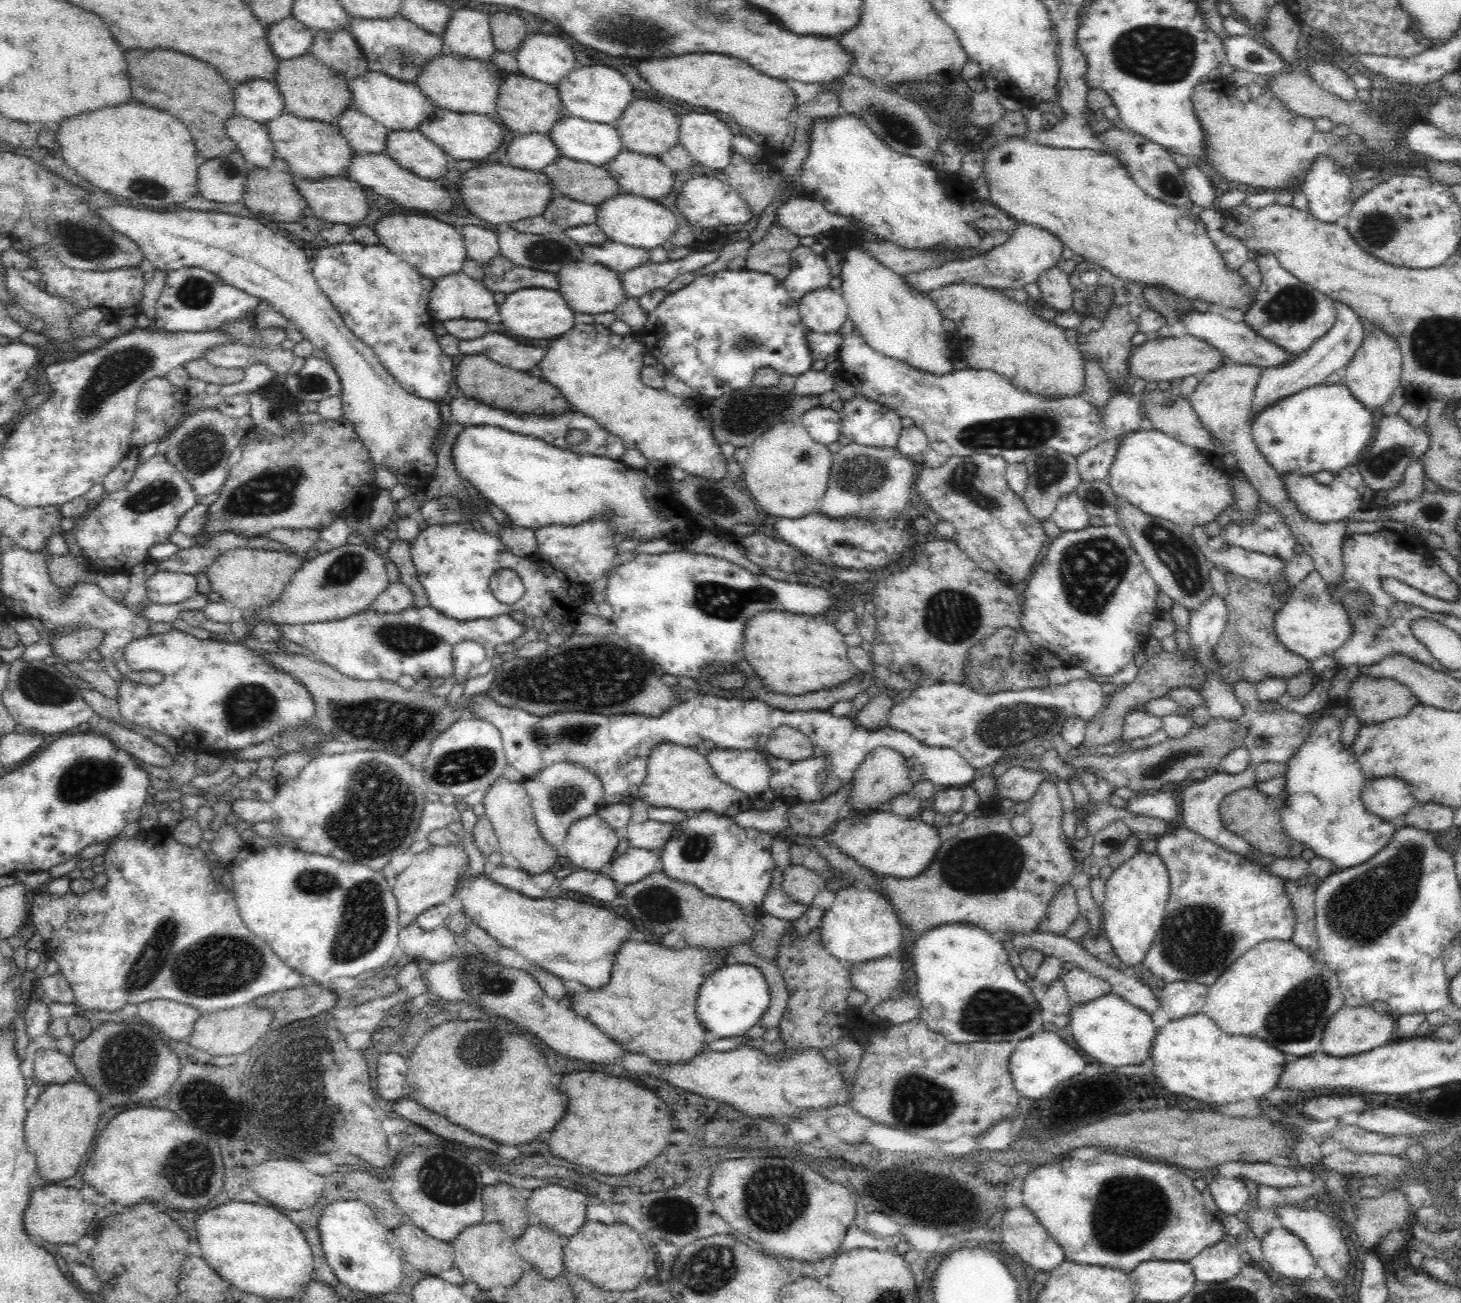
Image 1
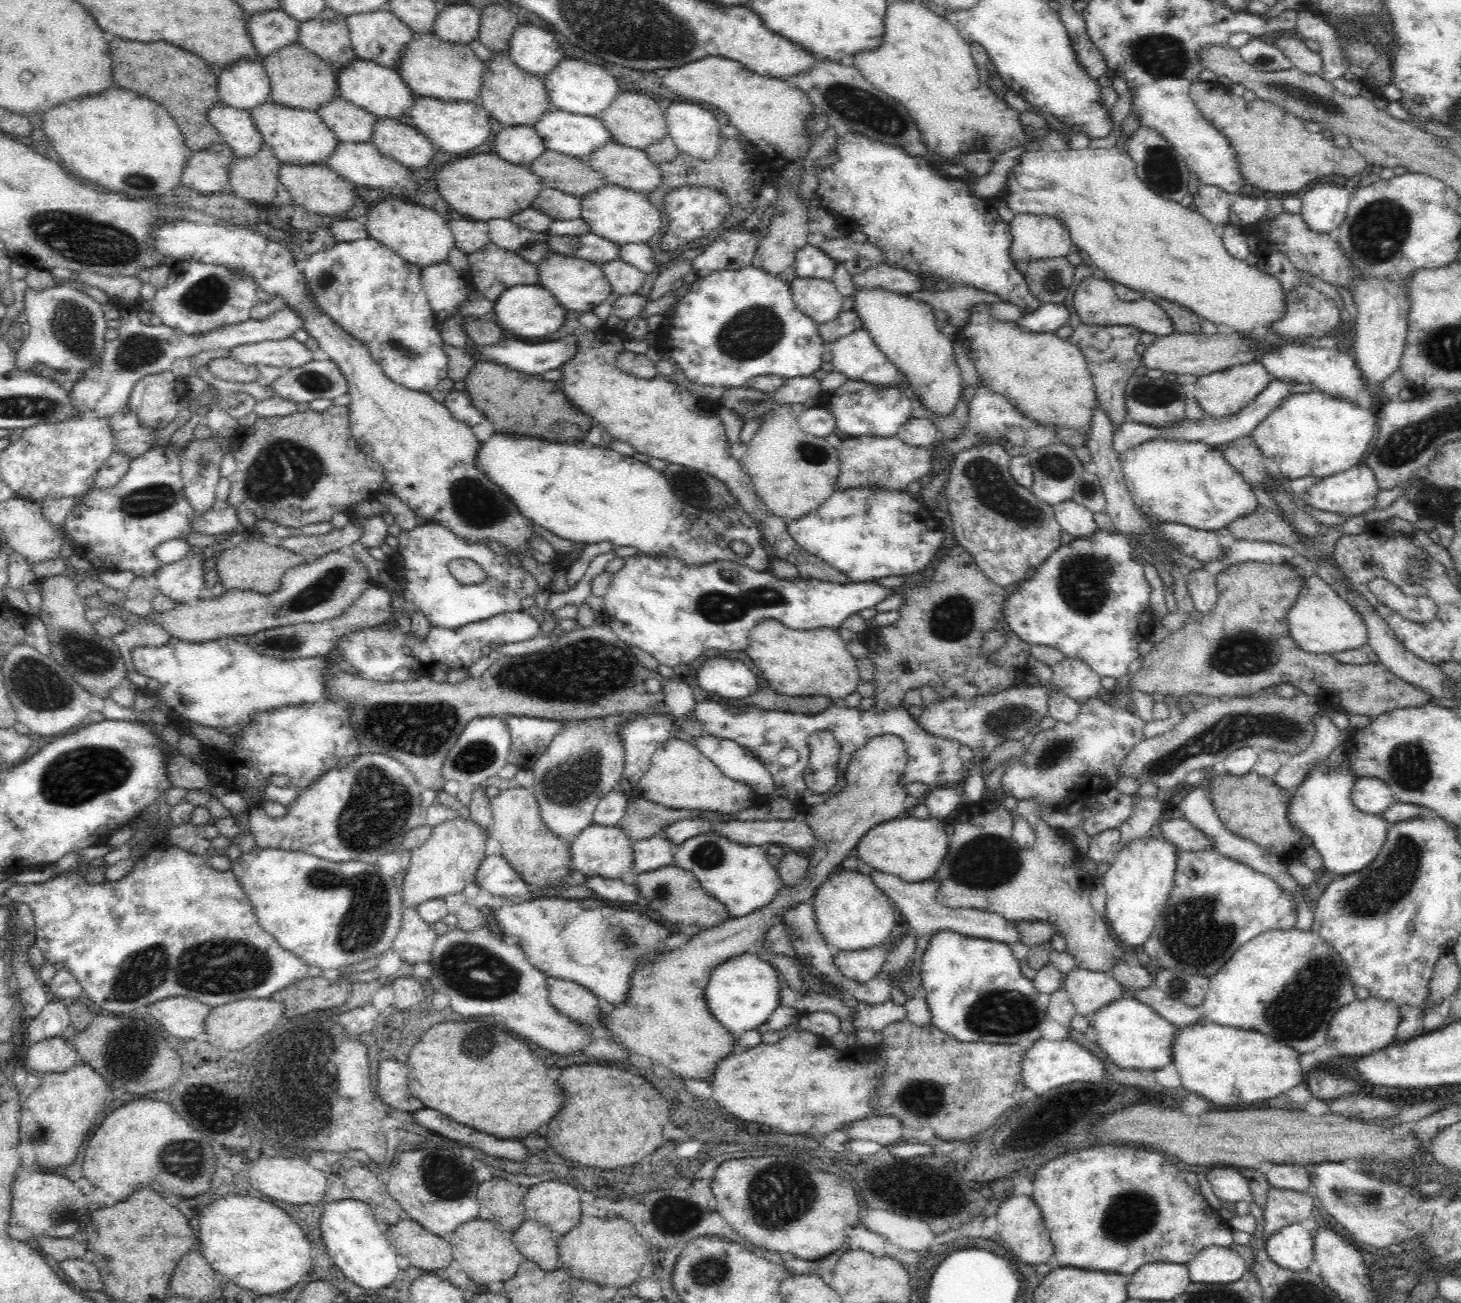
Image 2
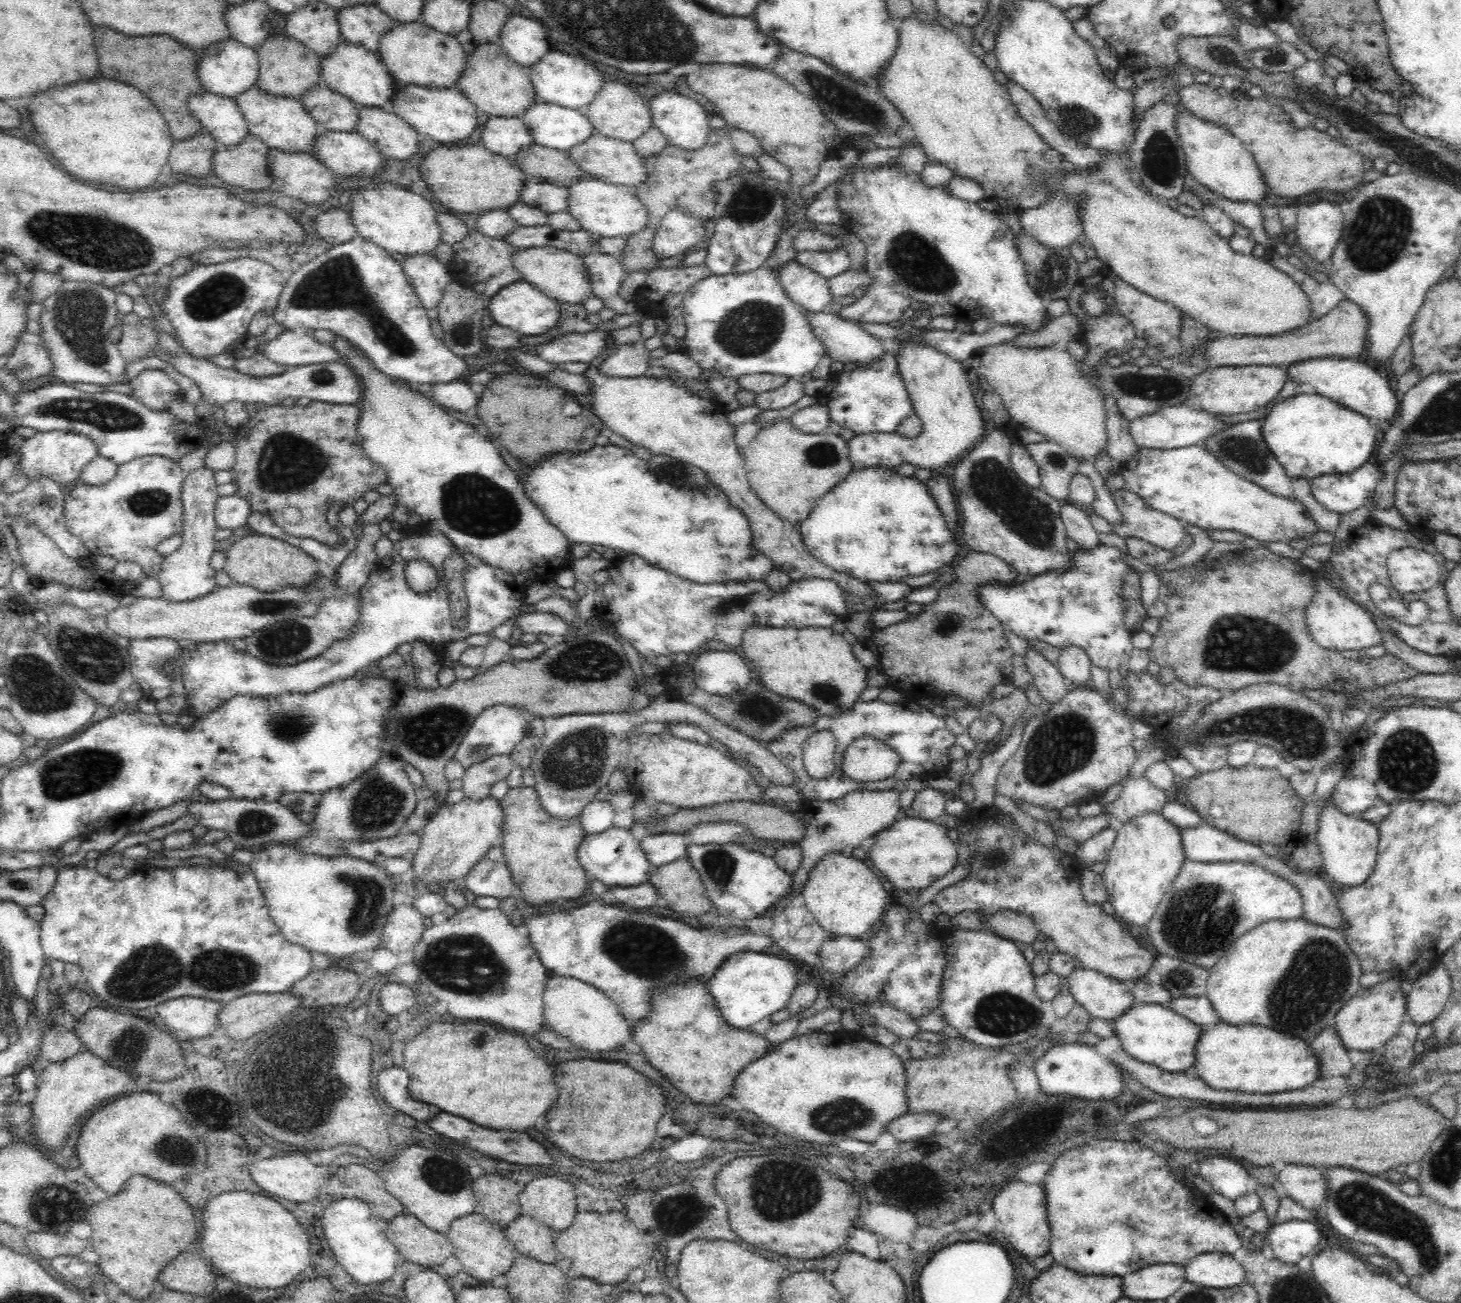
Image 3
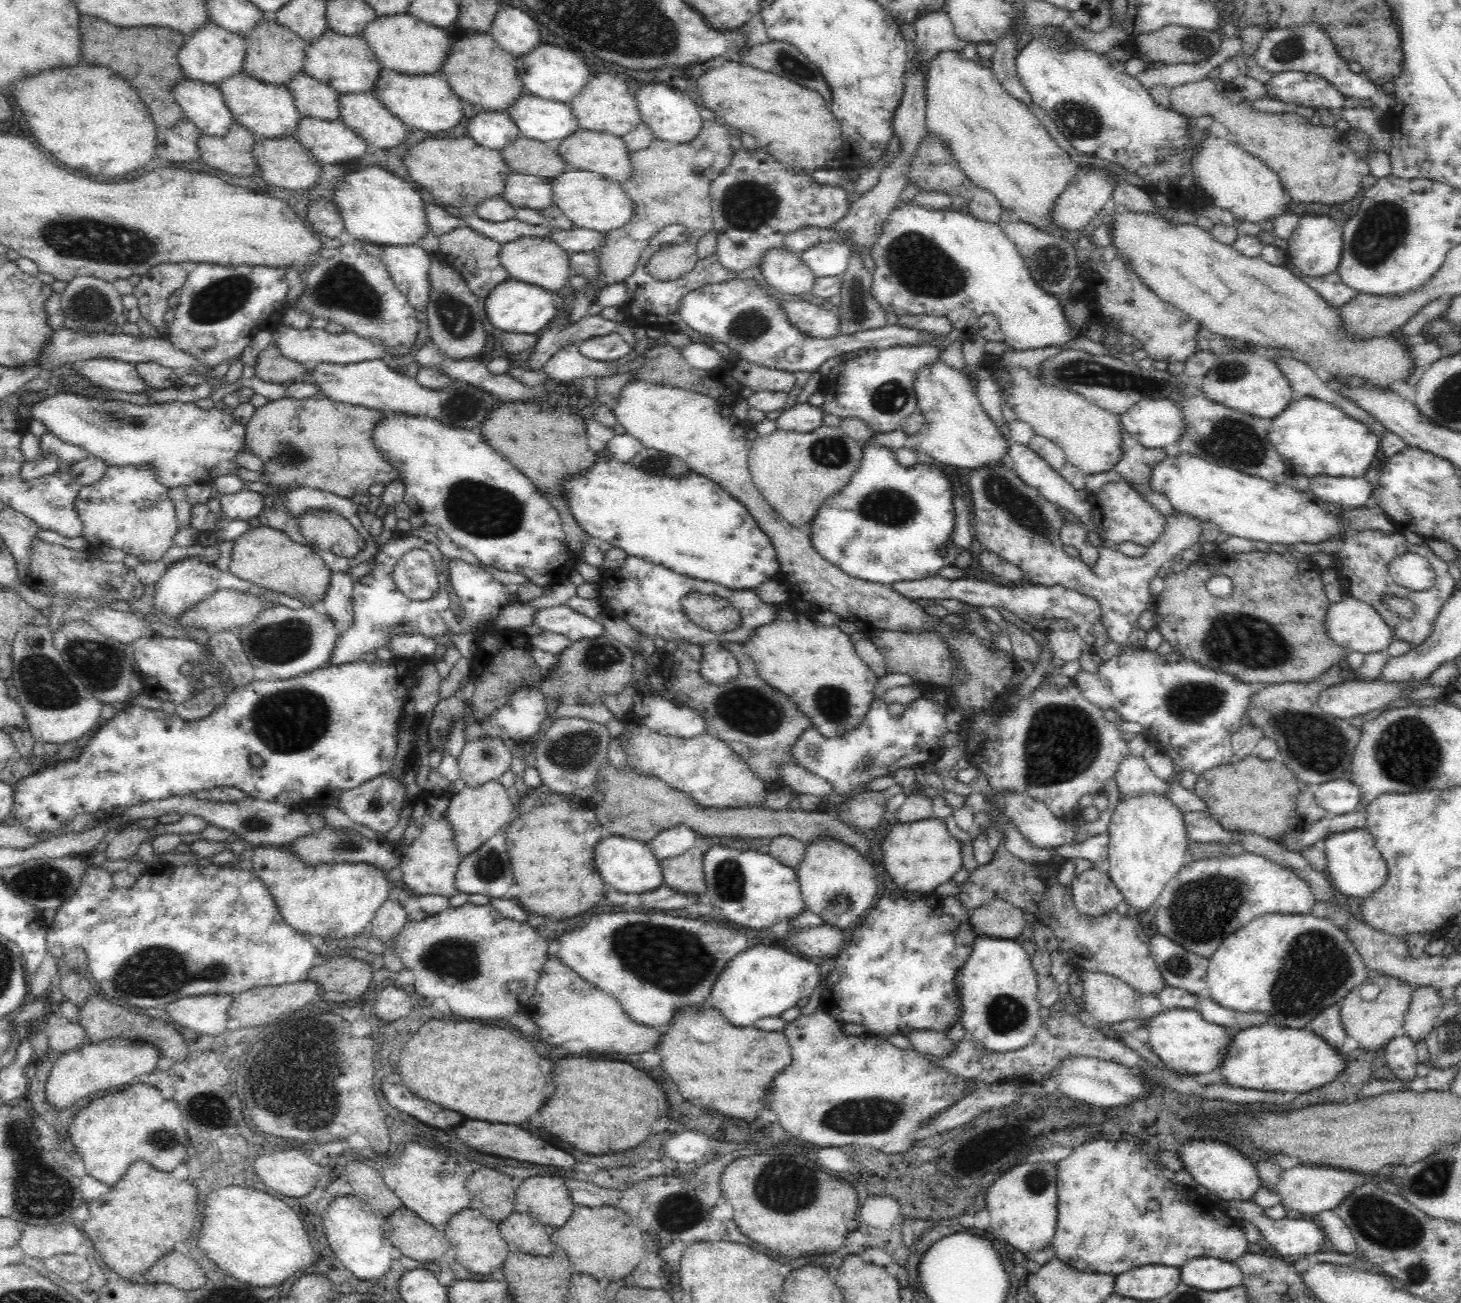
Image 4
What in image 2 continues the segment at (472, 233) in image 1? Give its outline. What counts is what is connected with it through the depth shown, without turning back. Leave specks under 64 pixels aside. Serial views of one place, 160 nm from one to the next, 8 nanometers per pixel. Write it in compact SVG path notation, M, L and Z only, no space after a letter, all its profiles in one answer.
M465 219L450 220L447 223L451 228L455 247L467 255L478 252L486 243L492 243L482 224Z

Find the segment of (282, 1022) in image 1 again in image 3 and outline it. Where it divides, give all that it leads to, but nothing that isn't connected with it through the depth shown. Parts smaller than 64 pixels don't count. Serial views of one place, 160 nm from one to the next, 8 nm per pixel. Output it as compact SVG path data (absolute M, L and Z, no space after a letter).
M312 970L308 976L294 982L288 993L300 997L302 1004L308 1004L308 1008L326 1004L348 1004L352 1002L352 998L356 998L361 981L352 970Z

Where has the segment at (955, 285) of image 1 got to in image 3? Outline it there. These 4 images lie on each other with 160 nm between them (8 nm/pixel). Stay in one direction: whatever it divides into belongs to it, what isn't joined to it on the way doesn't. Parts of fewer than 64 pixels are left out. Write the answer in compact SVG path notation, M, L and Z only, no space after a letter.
M1011 341L982 346L972 353L968 369L998 393L1014 424L1043 434L1062 445L1070 456L1092 461L1107 447L1103 396L1079 370L1079 361L1067 349L1016 346Z

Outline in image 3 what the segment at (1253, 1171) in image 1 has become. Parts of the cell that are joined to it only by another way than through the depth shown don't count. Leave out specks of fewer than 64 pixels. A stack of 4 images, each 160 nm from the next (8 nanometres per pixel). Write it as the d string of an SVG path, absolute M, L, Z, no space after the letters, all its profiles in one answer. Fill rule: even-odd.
M1287 1164L1278 1172L1276 1178L1292 1200L1314 1212L1326 1200L1328 1186L1321 1169L1310 1165ZM1318 1204L1321 1207L1314 1209Z

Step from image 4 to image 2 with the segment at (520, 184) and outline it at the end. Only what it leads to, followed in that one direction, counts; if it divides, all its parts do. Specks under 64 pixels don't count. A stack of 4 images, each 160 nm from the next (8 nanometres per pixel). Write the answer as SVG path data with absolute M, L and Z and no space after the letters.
M544 186L531 207L552 221L582 218L581 197L566 194L549 186Z

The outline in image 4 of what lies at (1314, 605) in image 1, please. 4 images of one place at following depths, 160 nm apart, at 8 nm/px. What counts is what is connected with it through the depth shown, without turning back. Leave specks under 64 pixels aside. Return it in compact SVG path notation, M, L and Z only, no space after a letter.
M1344 596L1342 600L1332 602L1322 621L1326 627L1326 635L1346 651L1354 650L1364 654L1380 652L1387 649L1393 641L1392 629L1384 622L1378 611L1367 602L1356 600L1356 598Z

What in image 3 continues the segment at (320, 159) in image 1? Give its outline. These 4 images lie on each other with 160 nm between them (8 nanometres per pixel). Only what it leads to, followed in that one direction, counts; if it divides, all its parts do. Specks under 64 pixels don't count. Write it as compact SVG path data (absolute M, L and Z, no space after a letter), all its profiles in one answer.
M258 85L236 95L234 99L248 123L249 134L257 136L269 149L286 153L312 150L321 129L304 108L301 99L277 97L264 92Z

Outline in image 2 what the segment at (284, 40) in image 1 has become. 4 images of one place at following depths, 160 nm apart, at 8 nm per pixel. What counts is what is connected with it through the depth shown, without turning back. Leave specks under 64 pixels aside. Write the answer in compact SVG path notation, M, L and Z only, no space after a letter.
M281 9L268 10L247 18L247 27L259 56L298 43L299 22Z

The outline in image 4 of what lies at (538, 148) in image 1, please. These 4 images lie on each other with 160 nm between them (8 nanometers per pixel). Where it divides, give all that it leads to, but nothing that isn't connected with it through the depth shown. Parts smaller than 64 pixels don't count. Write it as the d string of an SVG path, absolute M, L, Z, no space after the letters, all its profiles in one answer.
M479 111L469 119L468 134L484 148L501 151L520 136L517 124L506 111Z

